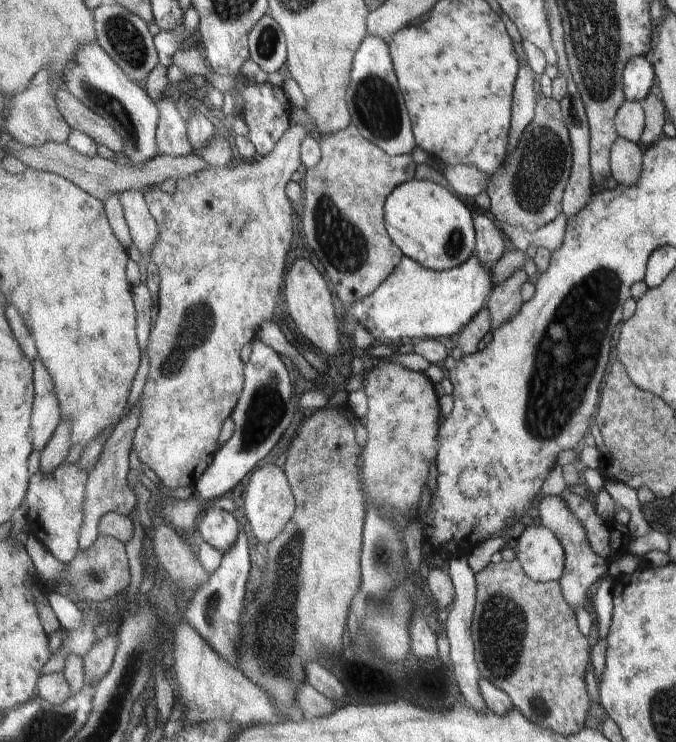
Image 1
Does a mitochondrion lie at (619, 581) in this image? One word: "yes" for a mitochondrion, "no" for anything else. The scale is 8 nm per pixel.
no

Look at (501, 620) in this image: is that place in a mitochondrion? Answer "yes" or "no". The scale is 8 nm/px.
yes

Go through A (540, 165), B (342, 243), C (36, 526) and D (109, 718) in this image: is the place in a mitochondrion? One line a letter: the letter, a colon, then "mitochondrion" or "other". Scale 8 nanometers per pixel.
A: mitochondrion
B: mitochondrion
C: other
D: mitochondrion

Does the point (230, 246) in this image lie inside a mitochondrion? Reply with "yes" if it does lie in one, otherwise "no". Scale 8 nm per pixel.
no

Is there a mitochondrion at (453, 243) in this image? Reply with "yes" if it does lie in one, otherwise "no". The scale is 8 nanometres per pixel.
yes

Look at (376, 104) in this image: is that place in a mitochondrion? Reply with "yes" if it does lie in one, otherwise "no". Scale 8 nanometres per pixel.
yes

